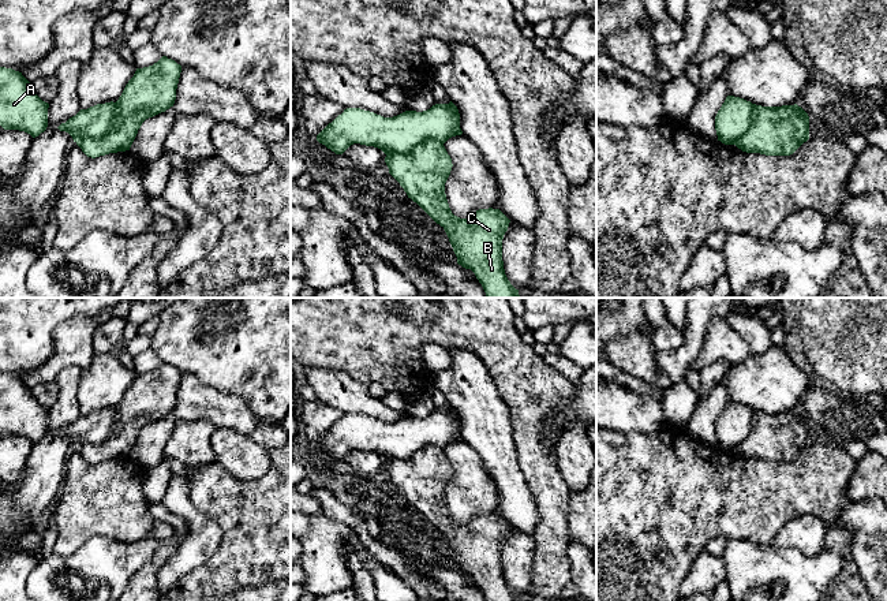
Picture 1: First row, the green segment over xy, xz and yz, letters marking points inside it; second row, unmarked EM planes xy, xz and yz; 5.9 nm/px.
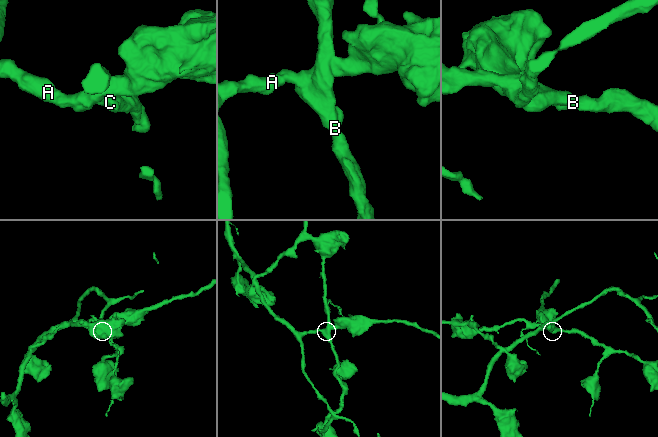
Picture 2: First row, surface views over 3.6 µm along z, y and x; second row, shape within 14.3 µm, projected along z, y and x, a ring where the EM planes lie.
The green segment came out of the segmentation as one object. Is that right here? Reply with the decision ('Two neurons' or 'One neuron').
Two neurons

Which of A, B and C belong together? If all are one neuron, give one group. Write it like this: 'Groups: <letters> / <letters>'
Groups: A / B C

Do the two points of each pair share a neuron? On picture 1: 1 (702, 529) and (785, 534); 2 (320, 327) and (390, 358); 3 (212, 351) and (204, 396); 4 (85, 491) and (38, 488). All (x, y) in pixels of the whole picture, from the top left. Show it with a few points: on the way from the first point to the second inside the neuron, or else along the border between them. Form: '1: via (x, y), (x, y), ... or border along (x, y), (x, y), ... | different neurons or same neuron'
1: border along (804, 516), (790, 519), (775, 536), (773, 544) | different neurons
2: via (337, 327), (355, 327), (373, 340) | same neuron
3: border along (182, 372), (190, 372), (202, 383), (236, 396) | different neurons
4: border along (67, 458), (64, 478), (52, 506) | different neurons

